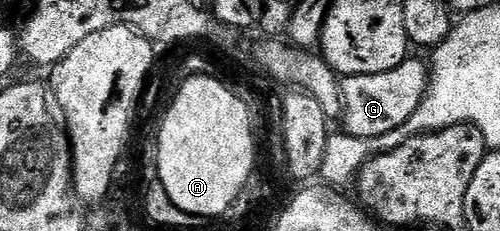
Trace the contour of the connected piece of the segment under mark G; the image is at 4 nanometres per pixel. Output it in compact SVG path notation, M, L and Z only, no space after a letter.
M414 58L402 60L393 70L385 70L381 74L361 74L345 76L341 80L343 86L342 127L348 136L357 138L377 138L381 134L389 134L389 130L397 130L397 126L405 126L409 118L421 106L427 93L429 68Z

